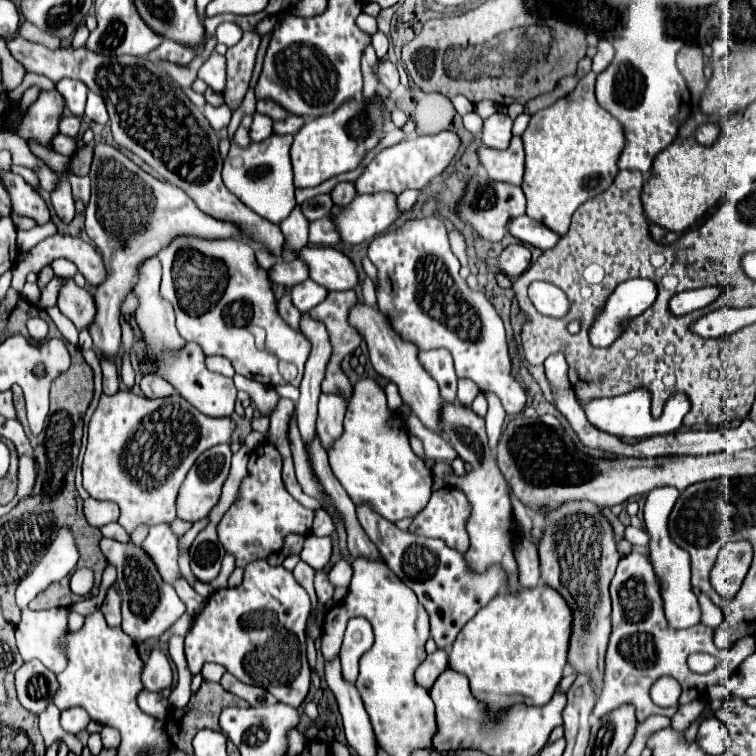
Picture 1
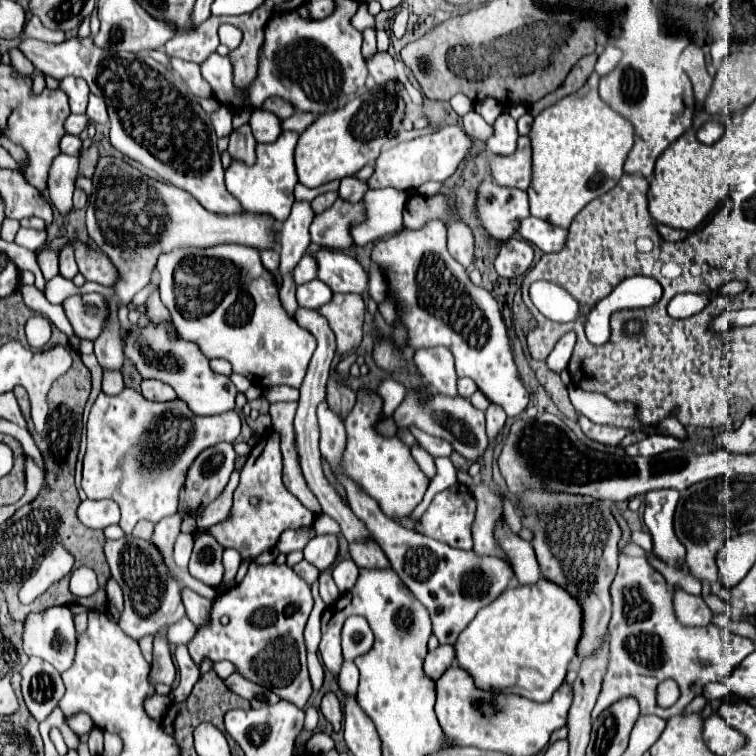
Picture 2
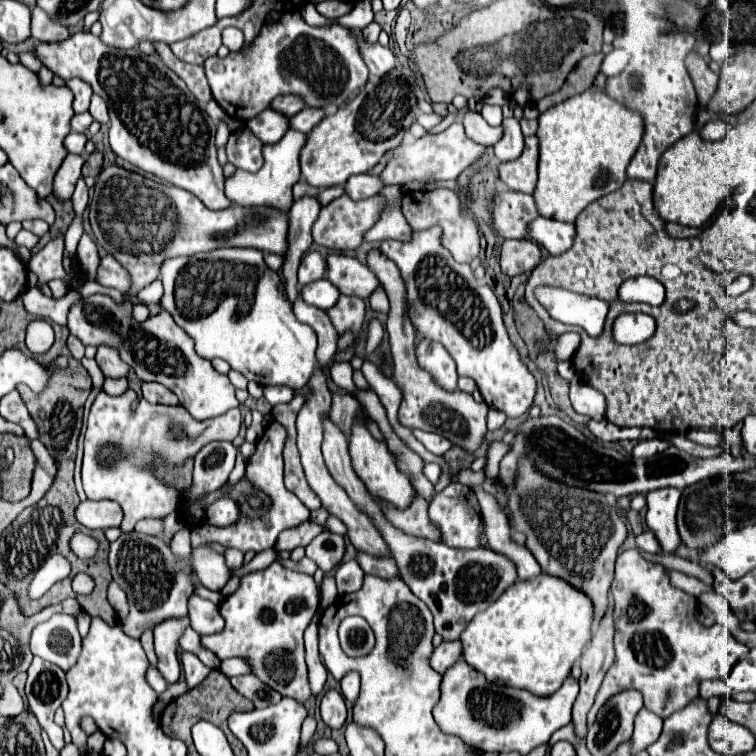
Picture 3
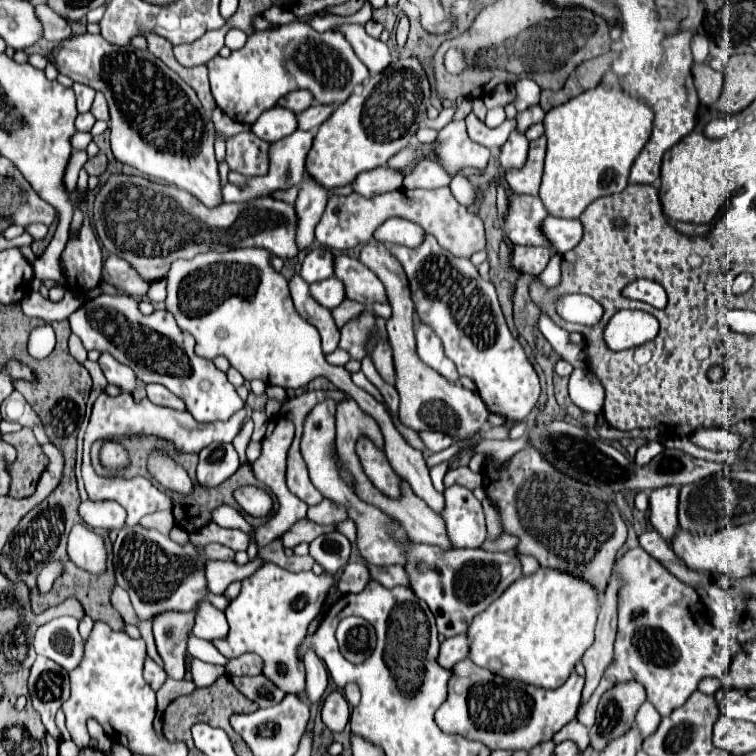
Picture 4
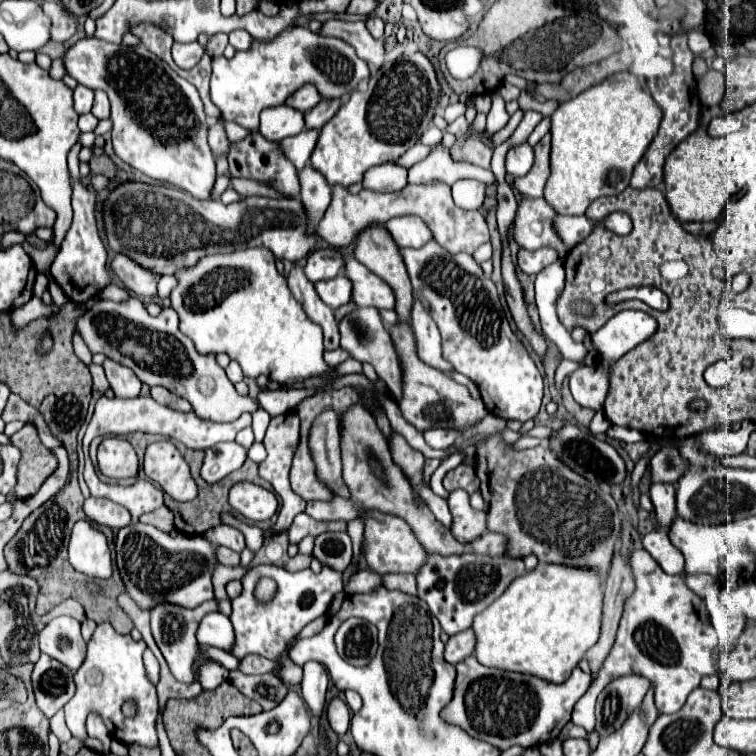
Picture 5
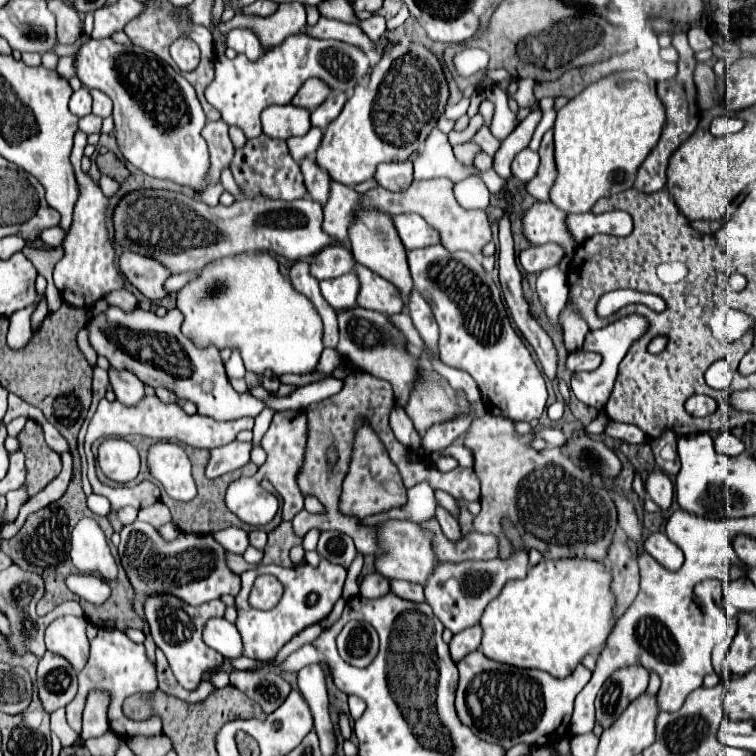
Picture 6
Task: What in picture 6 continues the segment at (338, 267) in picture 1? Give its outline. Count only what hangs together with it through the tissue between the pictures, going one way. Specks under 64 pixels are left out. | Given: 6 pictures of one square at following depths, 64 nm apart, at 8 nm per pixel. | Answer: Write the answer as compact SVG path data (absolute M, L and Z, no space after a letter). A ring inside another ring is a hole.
M354 264L354 274L360 280L360 292L356 300L358 306L370 308L388 316L404 310L404 302L400 300L400 294L388 280L380 278L378 274L374 274L362 264Z

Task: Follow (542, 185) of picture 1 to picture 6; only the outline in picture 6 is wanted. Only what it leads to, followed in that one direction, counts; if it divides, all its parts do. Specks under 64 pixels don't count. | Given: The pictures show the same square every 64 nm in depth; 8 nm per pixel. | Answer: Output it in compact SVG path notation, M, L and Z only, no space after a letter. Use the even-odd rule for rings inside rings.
M630 70L630 72L616 72L616 74L610 74L602 80L598 80L596 84L588 86L584 92L580 92L576 98L572 98L564 108L558 110L556 114L556 122L554 122L554 160L556 160L556 170L558 170L558 176L550 188L550 202L556 204L560 210L564 210L566 214L582 214L582 212L590 212L592 204L602 198L602 196L612 196L612 188L614 188L614 194L620 194L628 188L632 188L632 180L636 178L636 168L644 162L644 156L648 156L648 152L652 150L652 146L656 146L656 140L660 138L660 128L664 126L664 106L660 104L656 92L652 90L652 82L650 78L640 72L640 70Z

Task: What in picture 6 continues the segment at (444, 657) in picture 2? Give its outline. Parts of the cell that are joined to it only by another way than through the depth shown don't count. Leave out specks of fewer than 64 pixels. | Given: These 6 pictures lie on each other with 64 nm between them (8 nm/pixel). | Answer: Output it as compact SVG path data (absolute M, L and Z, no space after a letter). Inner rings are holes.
M472 626L472 628L468 628L468 630L462 630L462 632L454 634L452 640L450 640L450 644L448 644L448 648L450 648L450 658L452 658L454 662L458 662L458 660L462 660L466 654L478 650L478 648L480 648L480 636L482 636L482 632L480 632L478 626Z

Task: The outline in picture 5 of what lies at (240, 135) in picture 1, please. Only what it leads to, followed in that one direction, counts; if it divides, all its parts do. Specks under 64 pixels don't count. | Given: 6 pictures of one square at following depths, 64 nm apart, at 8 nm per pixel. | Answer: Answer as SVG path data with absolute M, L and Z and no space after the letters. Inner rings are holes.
M248 134L240 142L230 144L228 152L228 164L230 164L230 174L234 178L250 178L250 180L272 180L272 186L288 196L298 196L300 194L300 184L298 184L298 174L292 168L292 162L284 160L280 156L280 148L276 142L264 140L260 134Z

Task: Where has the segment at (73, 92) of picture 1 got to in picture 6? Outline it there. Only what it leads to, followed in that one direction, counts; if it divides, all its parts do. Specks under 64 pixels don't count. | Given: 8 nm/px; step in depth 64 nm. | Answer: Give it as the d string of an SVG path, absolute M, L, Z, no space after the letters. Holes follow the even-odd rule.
M80 88L72 94L72 100L70 100L70 110L76 114L76 116L86 116L90 114L92 110L92 96L90 96L90 90L88 88Z

